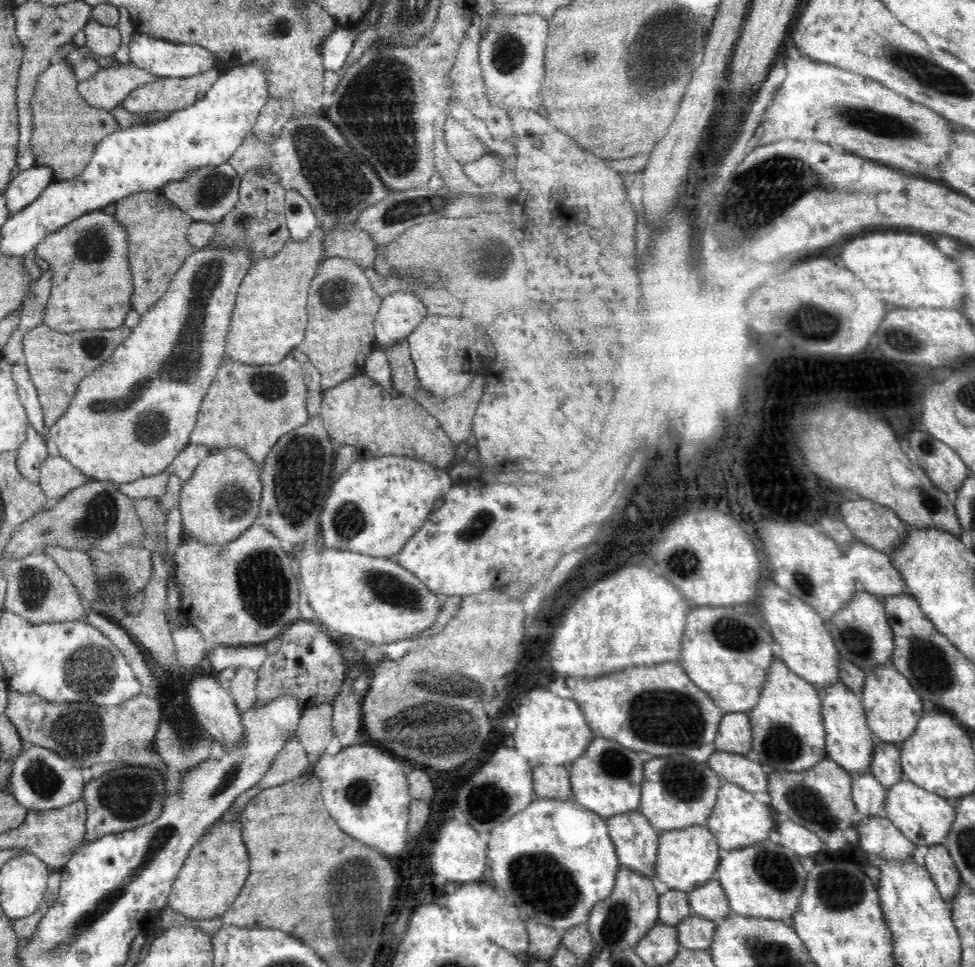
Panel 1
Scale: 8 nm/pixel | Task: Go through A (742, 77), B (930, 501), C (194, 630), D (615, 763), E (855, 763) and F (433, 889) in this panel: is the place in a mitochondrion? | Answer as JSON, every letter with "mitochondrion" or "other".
{"A":"other","B":"mitochondrion","C":"other","D":"mitochondrion","E":"other","F":"other"}

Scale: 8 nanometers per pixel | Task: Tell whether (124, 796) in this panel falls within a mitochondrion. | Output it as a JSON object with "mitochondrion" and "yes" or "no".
{"mitochondrion":"yes"}

